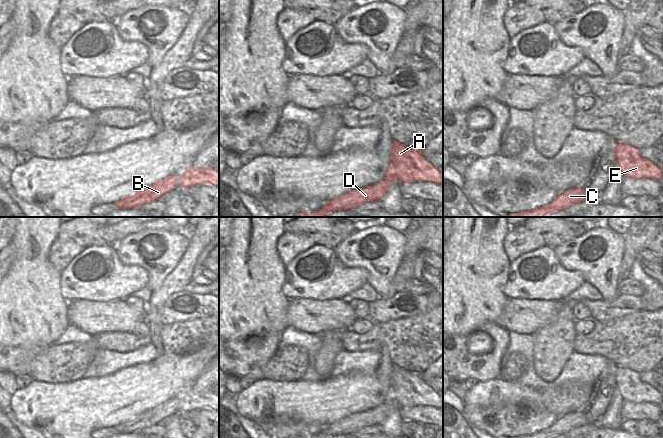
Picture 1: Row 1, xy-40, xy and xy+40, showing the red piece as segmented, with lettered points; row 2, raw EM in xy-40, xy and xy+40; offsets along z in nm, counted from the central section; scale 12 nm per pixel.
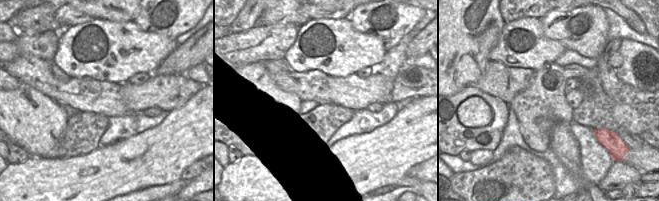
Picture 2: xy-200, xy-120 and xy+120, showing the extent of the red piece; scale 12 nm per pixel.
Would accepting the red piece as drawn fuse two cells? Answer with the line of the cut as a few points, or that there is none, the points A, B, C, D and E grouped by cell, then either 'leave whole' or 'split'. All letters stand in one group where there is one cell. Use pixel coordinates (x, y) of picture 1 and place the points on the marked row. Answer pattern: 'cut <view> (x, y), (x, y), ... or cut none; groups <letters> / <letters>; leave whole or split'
cut xy (391, 160), (395, 167), (395, 176), (397, 178); groups A E / B C D; split

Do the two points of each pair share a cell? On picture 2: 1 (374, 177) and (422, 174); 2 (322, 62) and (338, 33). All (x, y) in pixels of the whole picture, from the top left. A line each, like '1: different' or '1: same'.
1: different
2: same

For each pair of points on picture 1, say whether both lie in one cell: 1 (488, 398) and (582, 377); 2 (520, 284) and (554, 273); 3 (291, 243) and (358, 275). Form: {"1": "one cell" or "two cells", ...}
{"1": "two cells", "2": "one cell", "3": "two cells"}

